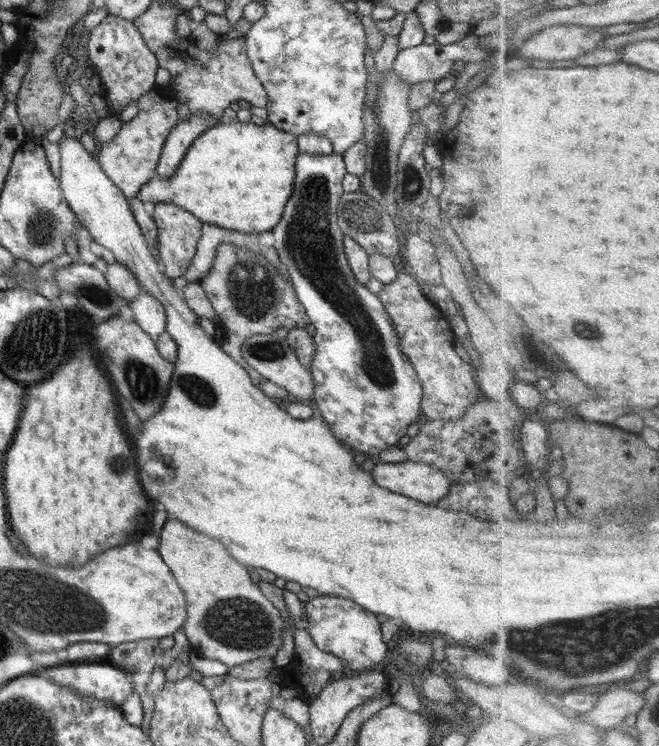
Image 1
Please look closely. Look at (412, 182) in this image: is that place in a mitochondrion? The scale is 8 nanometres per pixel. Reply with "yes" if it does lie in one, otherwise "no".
yes

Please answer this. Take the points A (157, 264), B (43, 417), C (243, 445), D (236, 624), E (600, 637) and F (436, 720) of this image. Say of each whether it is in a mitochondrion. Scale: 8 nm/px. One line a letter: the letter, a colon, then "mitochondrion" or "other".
A: other
B: other
C: other
D: mitochondrion
E: mitochondrion
F: other

